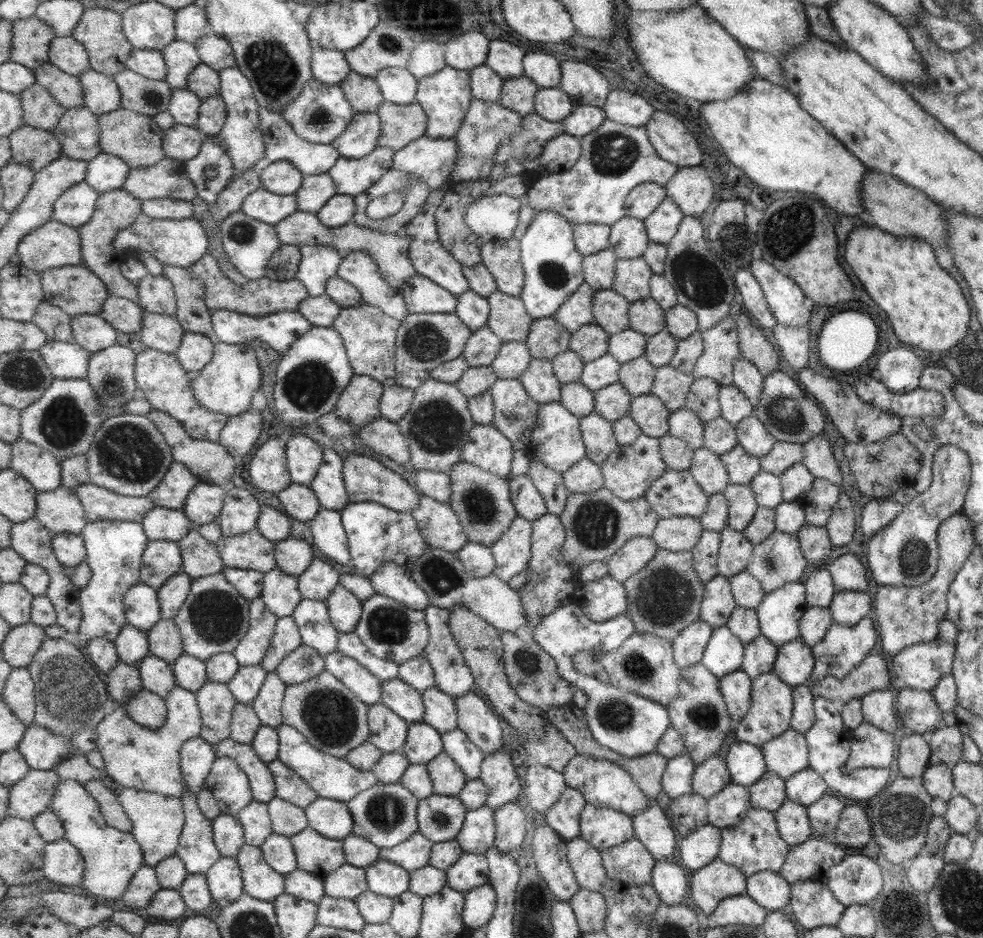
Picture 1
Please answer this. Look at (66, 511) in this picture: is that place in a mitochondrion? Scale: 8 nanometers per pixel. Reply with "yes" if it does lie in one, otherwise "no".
no

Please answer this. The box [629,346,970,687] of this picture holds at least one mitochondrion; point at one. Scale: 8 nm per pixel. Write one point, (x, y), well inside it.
(665, 597)

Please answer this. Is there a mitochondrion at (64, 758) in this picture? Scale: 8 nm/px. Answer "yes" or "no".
no

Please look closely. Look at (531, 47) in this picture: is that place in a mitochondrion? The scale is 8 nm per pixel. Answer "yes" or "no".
no

